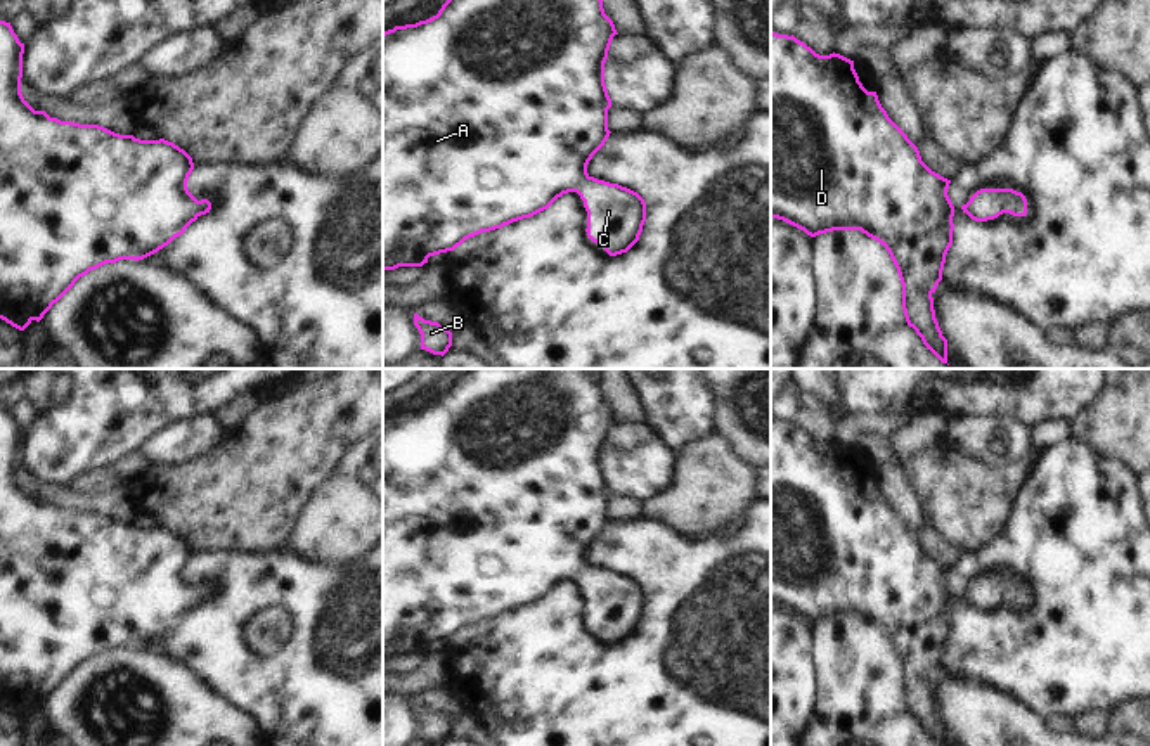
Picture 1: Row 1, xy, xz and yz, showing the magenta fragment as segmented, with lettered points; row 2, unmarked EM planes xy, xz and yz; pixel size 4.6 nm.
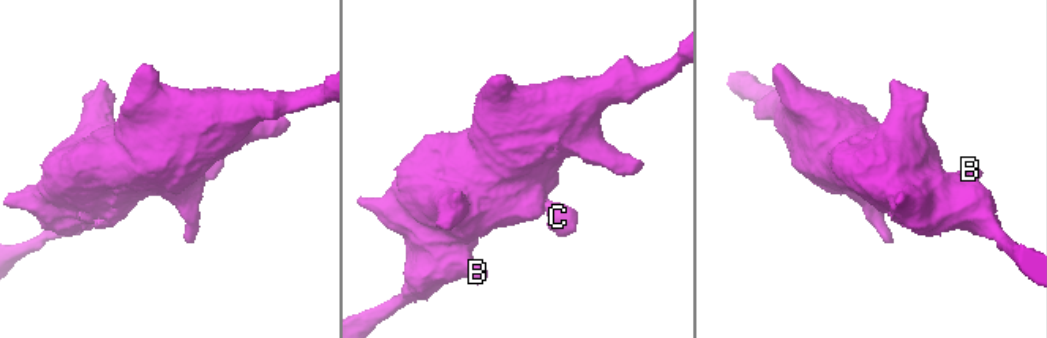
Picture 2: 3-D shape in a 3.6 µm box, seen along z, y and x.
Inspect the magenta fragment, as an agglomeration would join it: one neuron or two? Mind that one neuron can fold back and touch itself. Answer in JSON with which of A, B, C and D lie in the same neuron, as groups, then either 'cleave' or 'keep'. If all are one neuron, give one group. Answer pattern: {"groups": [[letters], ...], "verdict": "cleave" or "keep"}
{"groups": [["A", "B", "C", "D"]], "verdict": "keep"}

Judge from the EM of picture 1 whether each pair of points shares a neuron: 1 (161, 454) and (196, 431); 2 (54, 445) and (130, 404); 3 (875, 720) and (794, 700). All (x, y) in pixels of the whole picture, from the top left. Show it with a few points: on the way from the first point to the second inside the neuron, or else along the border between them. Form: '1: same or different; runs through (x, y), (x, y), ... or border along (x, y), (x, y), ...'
1: same; runs through (170, 449), (187, 440)
2: same; runs through (73, 438), (94, 428), (111, 411)
3: different; border along (814, 665), (818, 707), (806, 727)

